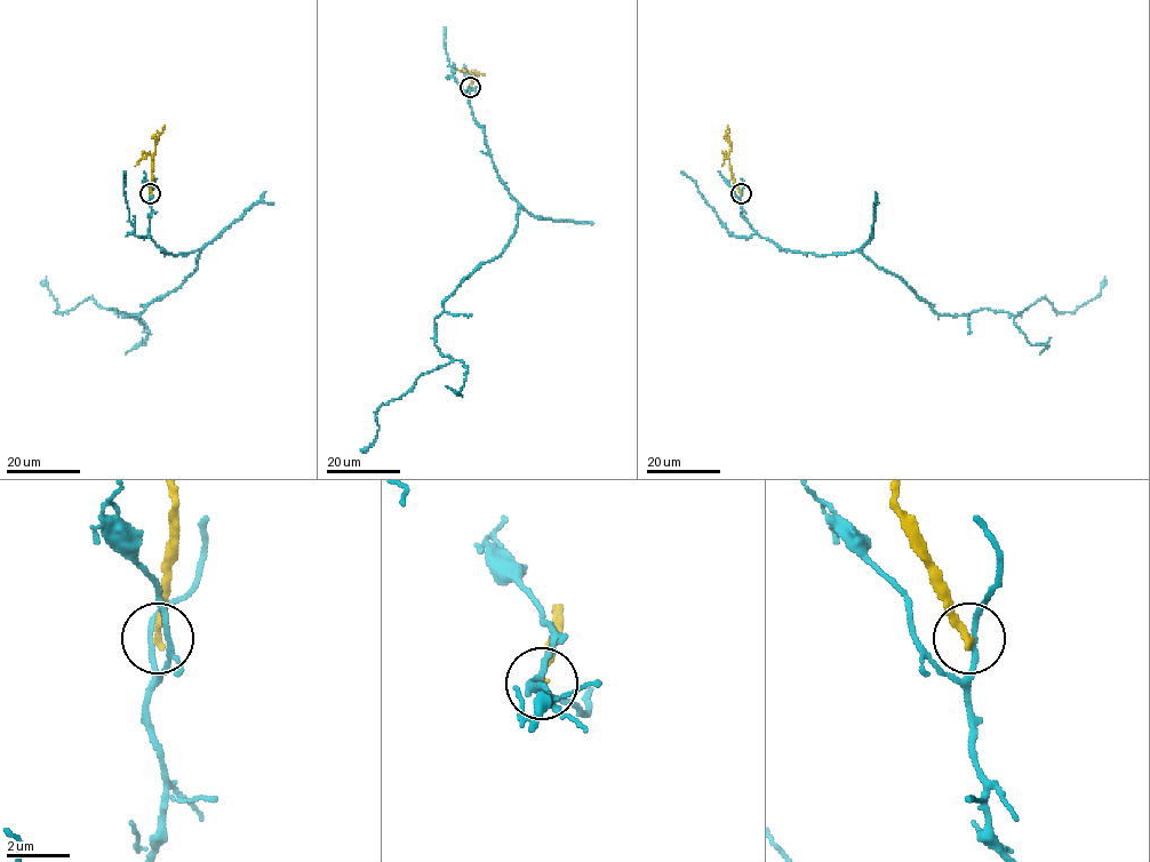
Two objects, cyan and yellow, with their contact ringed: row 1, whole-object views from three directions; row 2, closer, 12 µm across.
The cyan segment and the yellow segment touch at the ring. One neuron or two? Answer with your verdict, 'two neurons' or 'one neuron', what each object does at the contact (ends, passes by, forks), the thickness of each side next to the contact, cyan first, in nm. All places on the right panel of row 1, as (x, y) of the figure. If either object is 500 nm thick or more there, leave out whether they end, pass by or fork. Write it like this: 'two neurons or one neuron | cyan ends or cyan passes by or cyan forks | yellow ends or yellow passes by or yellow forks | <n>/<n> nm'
two neurons | cyan passes by | yellow ends | 150/200 nm

